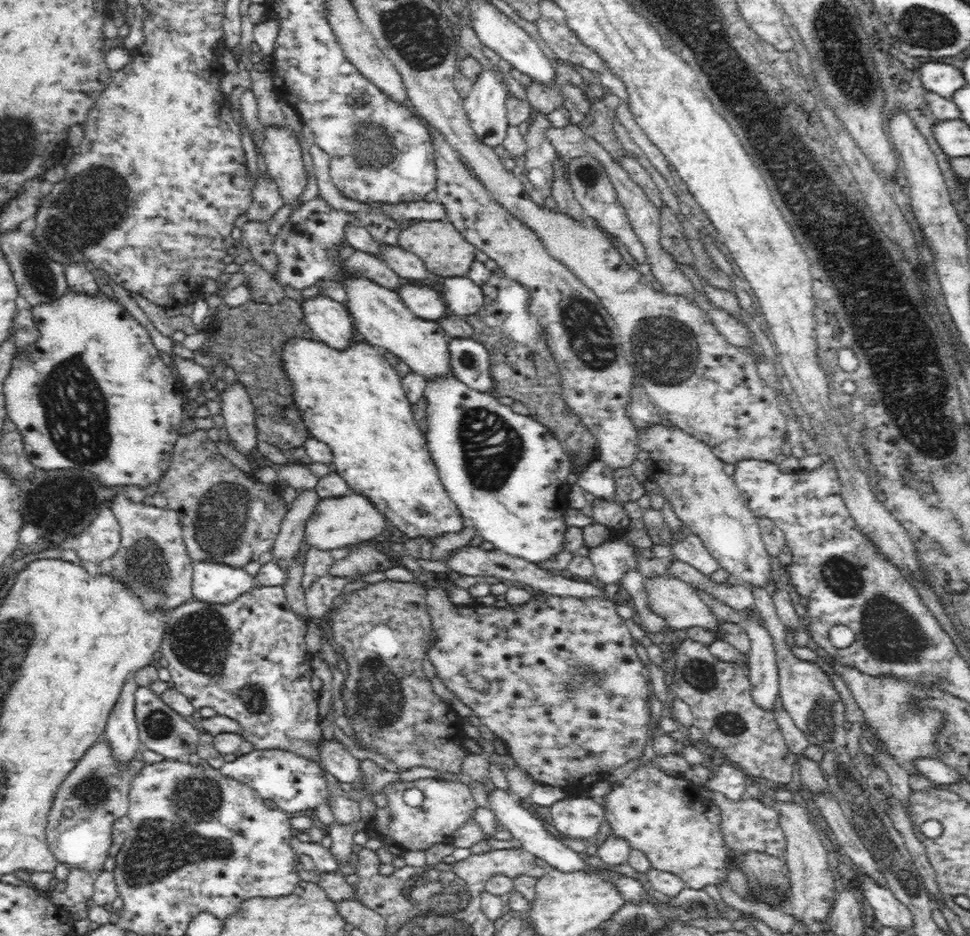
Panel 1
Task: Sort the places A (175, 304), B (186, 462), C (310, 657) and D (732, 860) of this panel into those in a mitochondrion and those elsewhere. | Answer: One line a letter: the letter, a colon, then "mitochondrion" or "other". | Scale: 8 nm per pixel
A: other
B: other
C: other
D: other

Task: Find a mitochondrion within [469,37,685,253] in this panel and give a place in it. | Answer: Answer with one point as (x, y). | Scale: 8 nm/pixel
(588, 175)

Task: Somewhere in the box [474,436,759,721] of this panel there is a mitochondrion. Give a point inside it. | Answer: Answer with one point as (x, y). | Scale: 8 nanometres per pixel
(580, 678)

